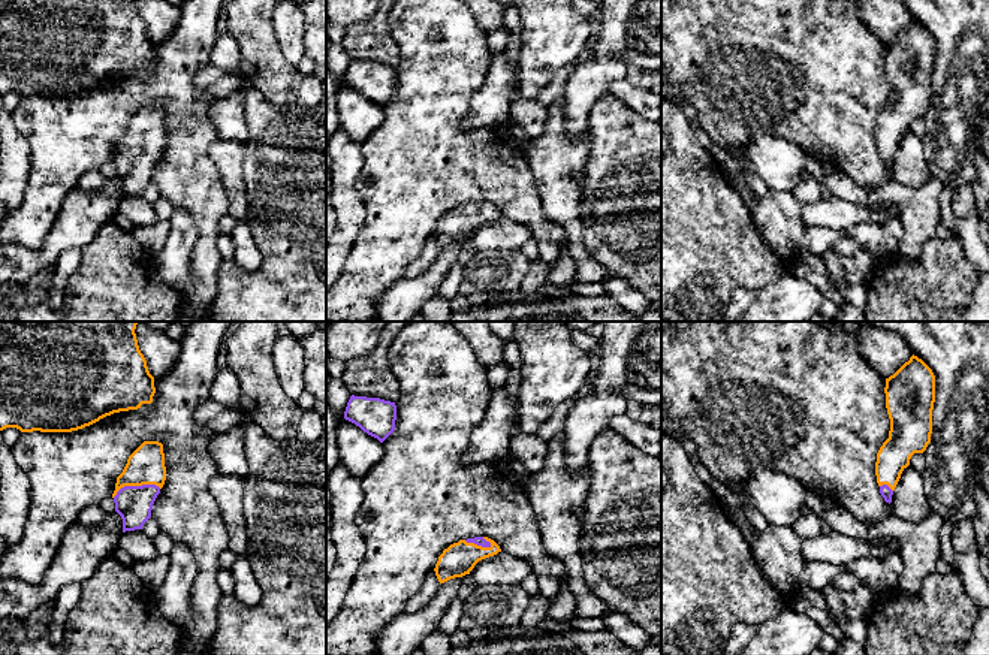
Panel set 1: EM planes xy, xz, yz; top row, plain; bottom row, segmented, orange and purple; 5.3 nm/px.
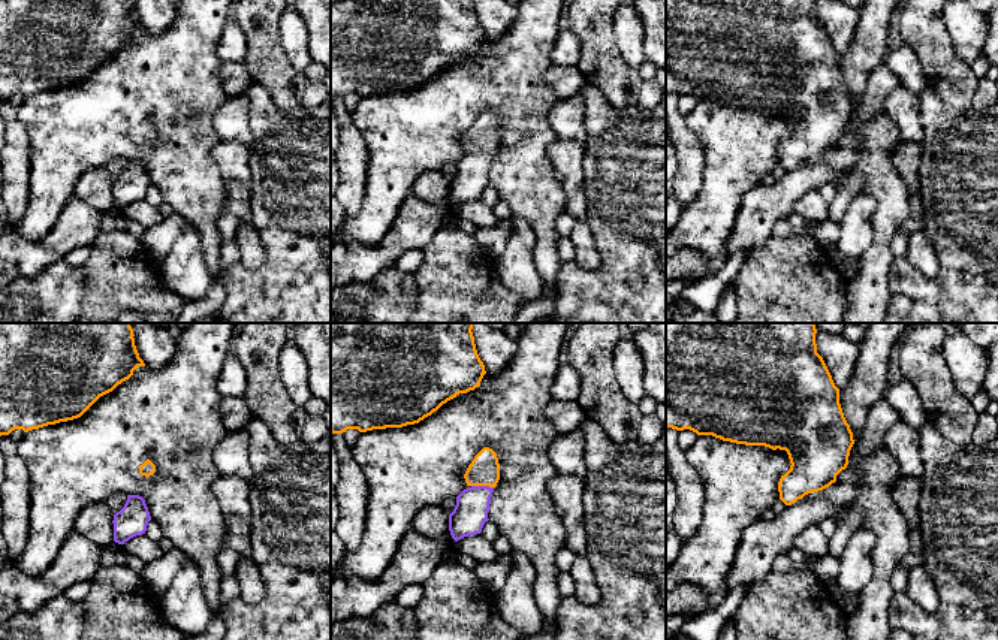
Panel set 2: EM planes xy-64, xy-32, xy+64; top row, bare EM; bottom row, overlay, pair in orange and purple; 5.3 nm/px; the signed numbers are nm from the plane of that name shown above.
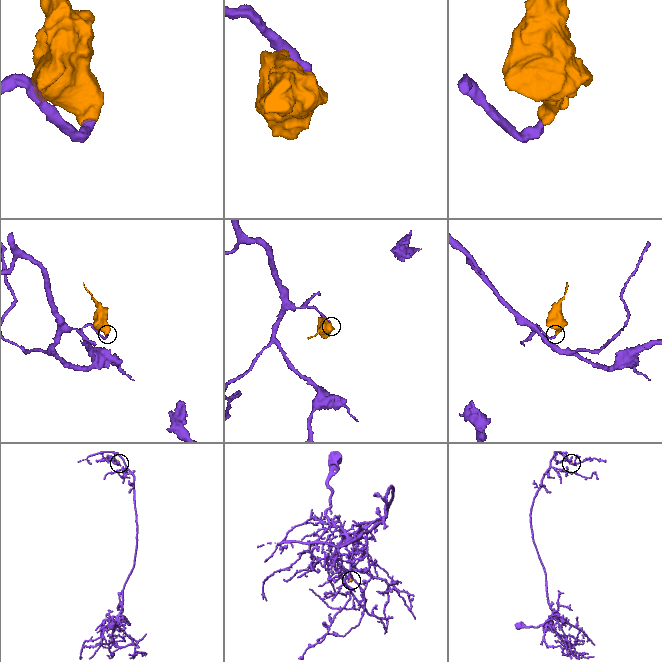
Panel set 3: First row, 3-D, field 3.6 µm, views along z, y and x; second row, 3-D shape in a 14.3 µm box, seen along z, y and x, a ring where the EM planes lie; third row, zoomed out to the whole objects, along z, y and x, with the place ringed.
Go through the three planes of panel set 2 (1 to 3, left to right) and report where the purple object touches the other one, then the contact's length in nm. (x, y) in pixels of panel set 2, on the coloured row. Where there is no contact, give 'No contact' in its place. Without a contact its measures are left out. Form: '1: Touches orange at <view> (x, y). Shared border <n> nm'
1: No contact
2: Touches orange at xy-32 (482, 485). Shared border 120 nm
3: No contact

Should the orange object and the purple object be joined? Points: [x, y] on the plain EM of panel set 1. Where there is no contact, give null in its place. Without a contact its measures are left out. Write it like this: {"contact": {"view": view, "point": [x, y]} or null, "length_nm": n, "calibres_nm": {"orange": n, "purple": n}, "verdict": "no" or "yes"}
{"contact": {"view": "xy", "point": [136, 150]}, "length_nm": 260, "calibres_nm": {"orange": 200, "purple": 190}, "verdict": "yes"}

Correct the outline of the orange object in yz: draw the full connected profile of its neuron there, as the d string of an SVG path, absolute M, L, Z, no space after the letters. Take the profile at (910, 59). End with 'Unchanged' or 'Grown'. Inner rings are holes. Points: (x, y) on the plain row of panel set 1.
M913 19L886 43L884 58L890 96L877 118L875 141L881 162L890 169L911 121L923 118L931 108L935 40L922 24Z. Grown

